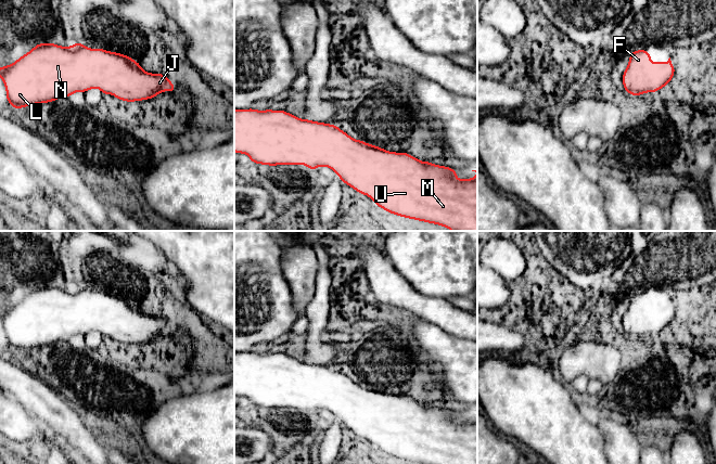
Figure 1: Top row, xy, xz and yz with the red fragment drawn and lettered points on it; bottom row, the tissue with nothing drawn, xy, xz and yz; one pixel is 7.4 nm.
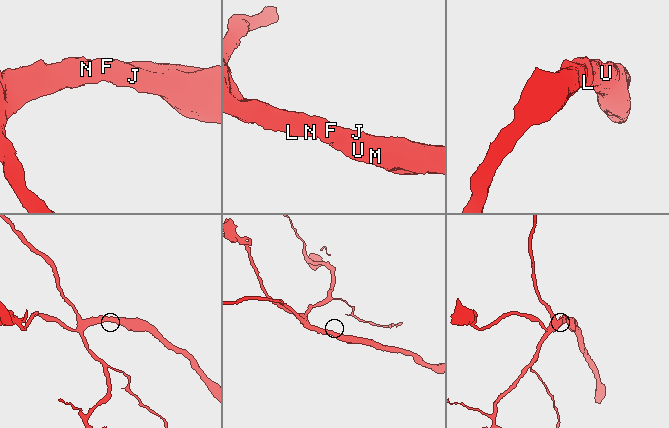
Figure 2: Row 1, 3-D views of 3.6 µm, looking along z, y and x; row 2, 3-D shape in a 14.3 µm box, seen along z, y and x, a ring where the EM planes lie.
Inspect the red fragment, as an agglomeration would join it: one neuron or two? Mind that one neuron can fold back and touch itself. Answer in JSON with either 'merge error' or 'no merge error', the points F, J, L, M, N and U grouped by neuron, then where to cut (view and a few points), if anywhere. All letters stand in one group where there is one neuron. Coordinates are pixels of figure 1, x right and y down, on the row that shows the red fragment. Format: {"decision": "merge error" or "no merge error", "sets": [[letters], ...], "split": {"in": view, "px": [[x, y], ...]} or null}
{"decision": "no merge error", "sets": [["F", "J", "L", "M", "N", "U"]], "split": null}

